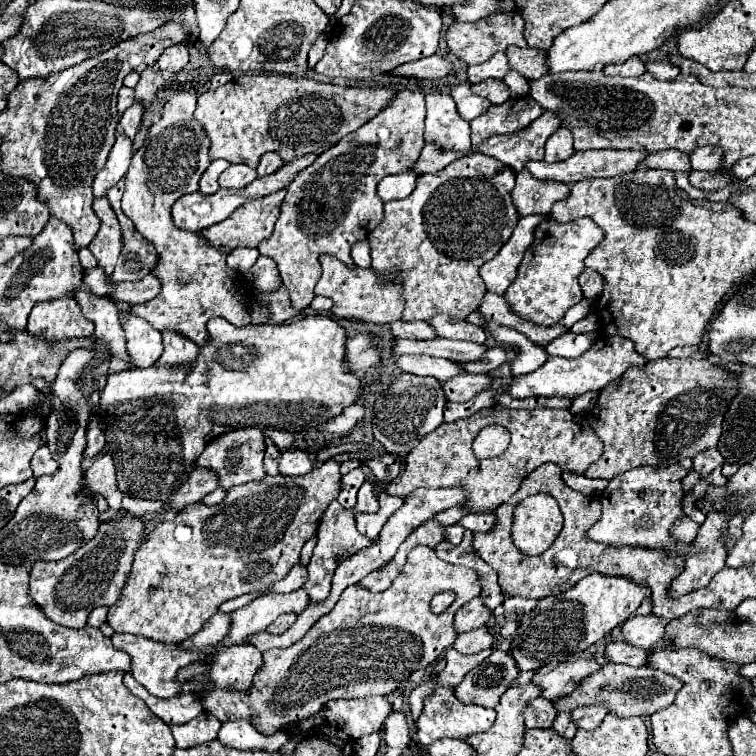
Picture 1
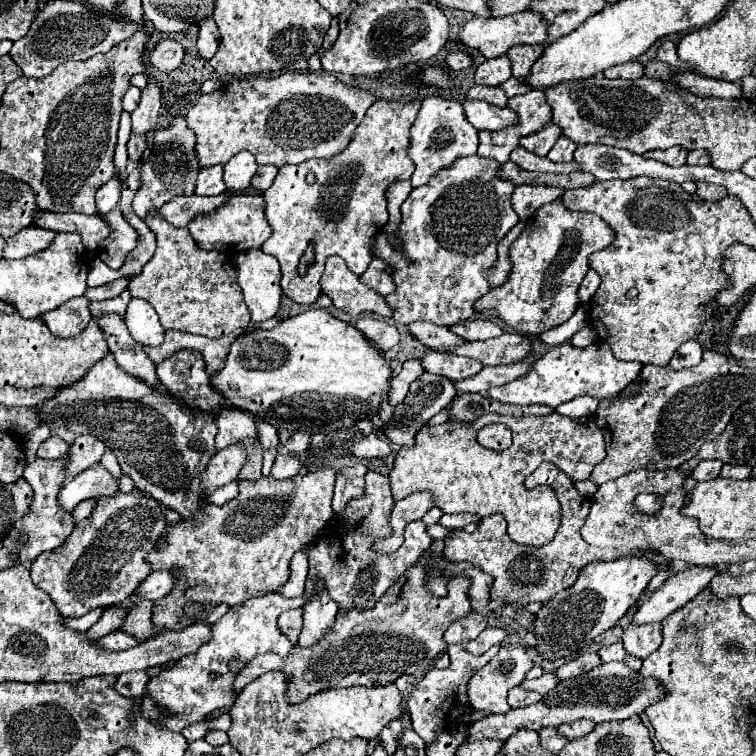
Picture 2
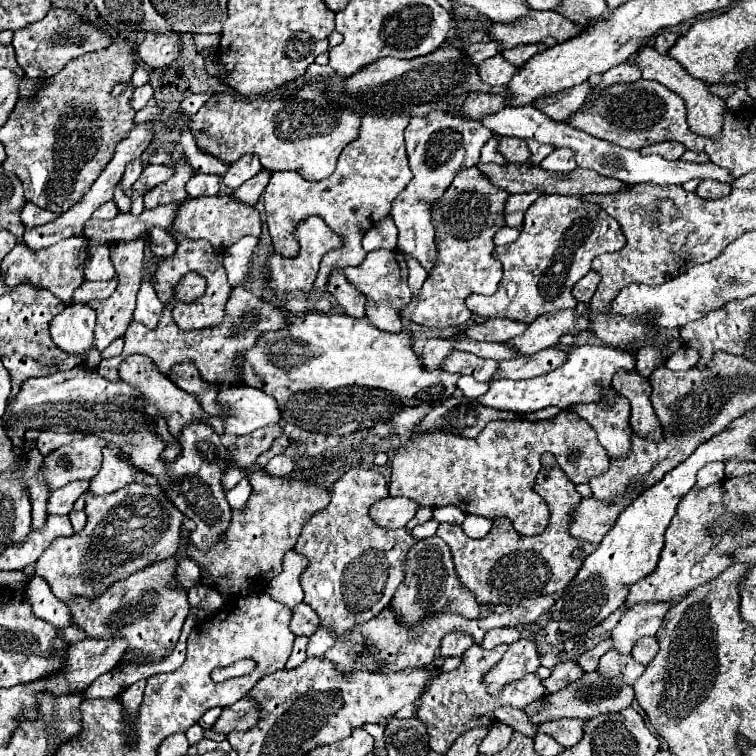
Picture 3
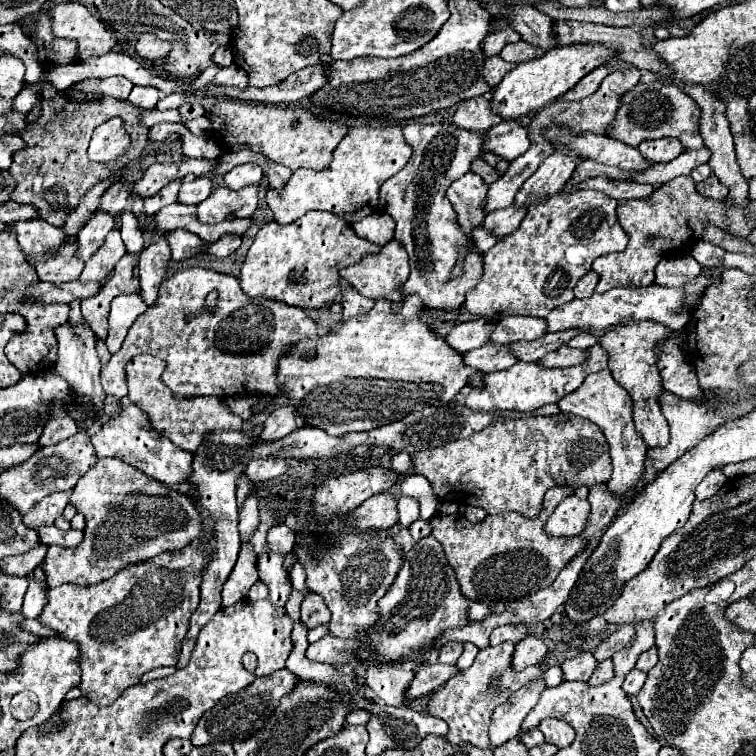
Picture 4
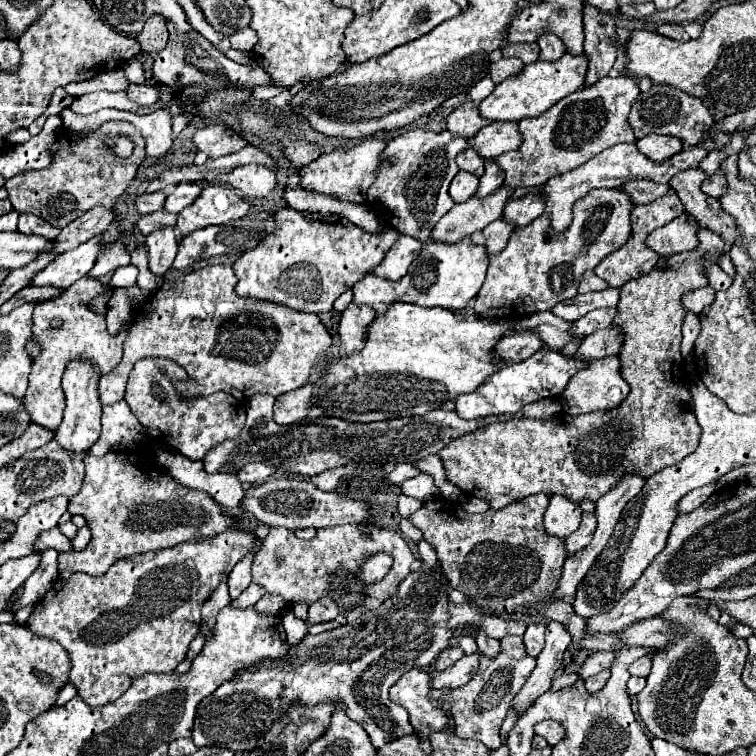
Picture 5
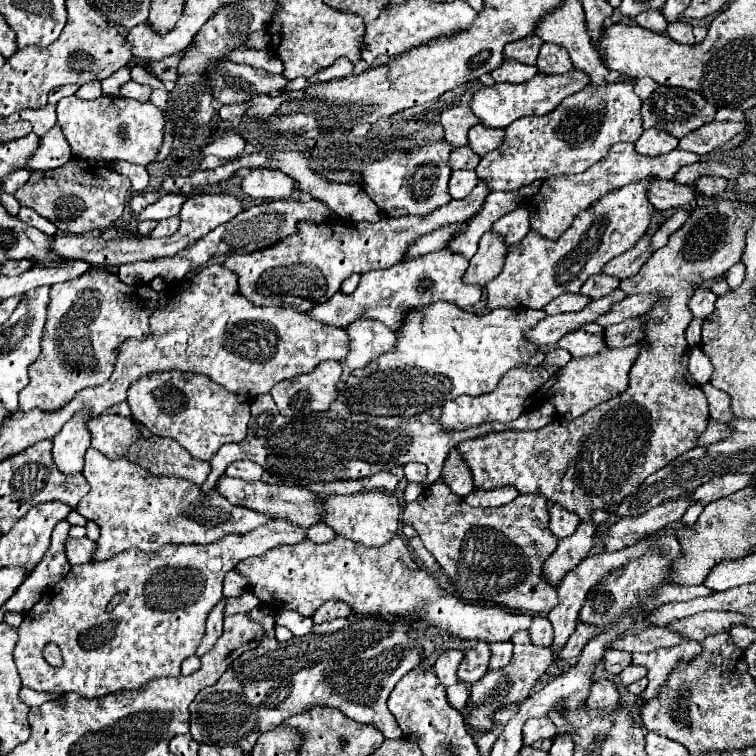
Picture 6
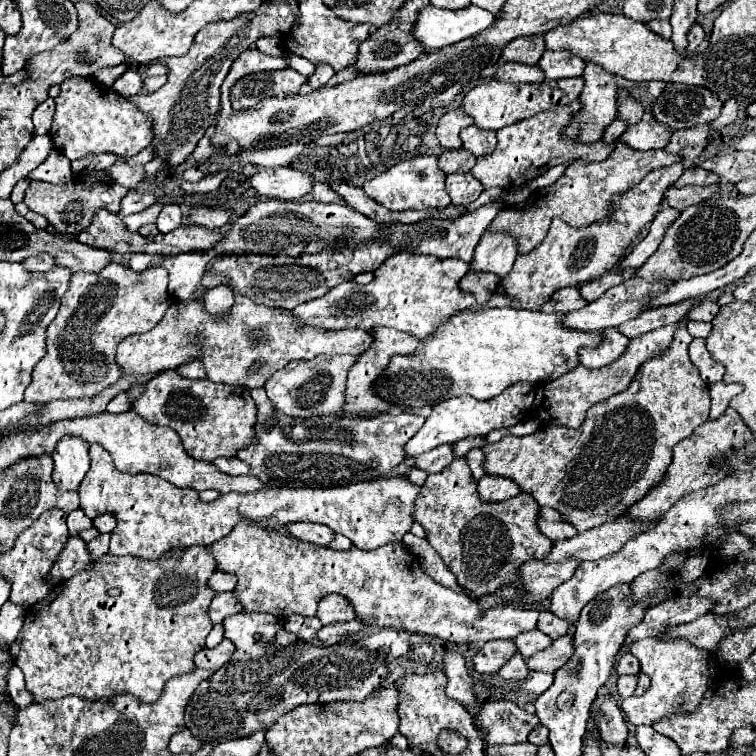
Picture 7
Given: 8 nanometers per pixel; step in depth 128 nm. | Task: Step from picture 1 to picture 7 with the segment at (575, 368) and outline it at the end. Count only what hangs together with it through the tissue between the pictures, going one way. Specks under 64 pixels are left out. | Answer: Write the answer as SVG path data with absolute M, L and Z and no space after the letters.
M510 384L500 396L492 398L492 400L474 400L472 396L458 396L458 398L450 398L440 402L438 406L434 406L432 414L426 418L424 426L418 430L418 434L406 444L406 454L410 460L414 460L414 456L428 452L436 446L442 444L452 444L456 440L462 440L466 436L486 436L490 430L496 428L510 428L514 424L518 424L520 420L524 420L528 408L531 408L535 391L532 384Z

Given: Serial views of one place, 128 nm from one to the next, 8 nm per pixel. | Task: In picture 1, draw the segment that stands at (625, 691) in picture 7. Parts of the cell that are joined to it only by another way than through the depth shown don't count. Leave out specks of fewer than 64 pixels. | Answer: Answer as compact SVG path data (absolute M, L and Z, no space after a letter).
M646 614L646 616L632 616L622 626L622 632L626 642L648 650L652 644L662 640L664 628L666 628L666 622L662 622L662 618L654 614Z

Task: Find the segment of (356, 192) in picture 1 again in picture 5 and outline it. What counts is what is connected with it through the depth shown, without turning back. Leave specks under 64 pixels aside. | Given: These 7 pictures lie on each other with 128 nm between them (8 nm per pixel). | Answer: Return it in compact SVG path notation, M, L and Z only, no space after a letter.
M364 140L352 148L336 148L328 154L322 154L312 164L304 166L300 170L300 188L308 192L318 192L330 198L338 198L352 204L364 204L366 192L376 180L376 170L382 166L382 162L392 162L392 158L384 158L382 152L386 148L386 140Z

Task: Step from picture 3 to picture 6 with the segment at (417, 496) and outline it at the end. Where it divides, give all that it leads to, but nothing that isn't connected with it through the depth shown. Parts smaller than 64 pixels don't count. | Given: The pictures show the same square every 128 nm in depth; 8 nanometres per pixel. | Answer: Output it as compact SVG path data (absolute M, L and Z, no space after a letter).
M708 200L706 204L702 204L702 206L698 206L696 210L692 210L690 220L688 220L678 232L674 232L674 234L670 236L670 242L668 242L664 248L656 250L656 252L652 254L652 258L640 268L640 272L638 272L636 276L624 278L624 280L620 282L620 290L624 290L626 296L632 296L632 294L650 294L650 292L652 292L652 294L658 294L656 304L644 314L644 324L646 324L646 328L644 328L644 330L646 330L646 336L644 336L644 340L642 340L644 346L642 346L642 350L640 350L636 362L634 362L632 368L630 368L630 384L628 384L628 390L626 390L624 394L620 394L620 396L616 396L616 398L612 398L612 400L600 404L600 406L594 406L594 408L588 410L584 416L580 416L580 418L576 418L576 420L572 420L572 422L568 422L568 420L554 420L554 422L550 422L548 426L544 426L544 428L540 428L540 430L506 430L506 432L496 432L496 434L492 432L492 434L488 434L488 436L478 436L478 438L460 442L460 444L456 446L456 450L460 452L462 460L468 464L468 468L470 468L470 472L472 472L474 488L478 488L478 490L494 490L494 488L502 488L502 486L512 486L512 488L518 490L518 494L542 494L542 496L546 496L550 502L558 502L558 504L562 504L564 508L568 508L570 512L578 514L580 520L584 522L584 520L590 520L590 512L592 512L594 508L606 508L606 506L610 506L610 504L614 504L614 502L624 500L626 496L634 494L634 492L638 490L638 486L640 486L650 474L654 474L656 470L664 468L666 464L670 464L670 462L672 462L674 458L678 458L680 454L692 450L692 448L696 446L700 434L702 434L704 428L708 426L708 402L706 402L706 398L704 398L700 386L696 384L696 380L692 380L692 374L688 372L688 360L686 360L686 348L688 348L688 344L686 344L686 338L684 338L684 332L686 332L686 328L688 328L688 324L690 324L690 320L692 320L692 312L690 312L690 308L688 308L688 300L694 296L694 290L696 290L704 280L716 278L716 276L724 274L730 266L734 266L736 262L740 262L740 256L742 256L742 252L744 252L744 236L746 236L746 230L748 230L748 224L750 224L752 216L754 216L754 212L748 210L746 204L742 204L742 202L736 204L736 202L732 202L732 200Z

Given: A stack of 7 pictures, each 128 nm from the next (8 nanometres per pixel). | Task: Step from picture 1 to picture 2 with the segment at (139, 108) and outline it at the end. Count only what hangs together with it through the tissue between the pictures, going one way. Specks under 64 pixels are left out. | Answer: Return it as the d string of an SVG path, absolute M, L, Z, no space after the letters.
M130 134L130 140L128 140L128 156L130 156L130 160L134 160L138 164L144 148L146 148L146 138Z

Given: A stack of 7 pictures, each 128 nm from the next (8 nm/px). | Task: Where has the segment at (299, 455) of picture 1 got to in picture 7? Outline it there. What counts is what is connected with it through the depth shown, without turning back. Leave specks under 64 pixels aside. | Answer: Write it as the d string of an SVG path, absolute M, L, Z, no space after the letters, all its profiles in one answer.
M218 458L218 460L214 460L214 466L216 466L220 472L230 474L230 476L244 476L244 474L250 474L248 464L244 464L244 462L238 460L238 458Z

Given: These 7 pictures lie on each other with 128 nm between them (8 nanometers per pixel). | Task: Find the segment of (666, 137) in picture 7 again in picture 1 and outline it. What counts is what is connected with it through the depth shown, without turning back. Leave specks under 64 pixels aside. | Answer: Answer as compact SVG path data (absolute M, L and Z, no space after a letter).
M660 150L652 152L644 160L646 168L660 168L660 170L670 170L670 172L690 172L690 156L680 152L680 150Z

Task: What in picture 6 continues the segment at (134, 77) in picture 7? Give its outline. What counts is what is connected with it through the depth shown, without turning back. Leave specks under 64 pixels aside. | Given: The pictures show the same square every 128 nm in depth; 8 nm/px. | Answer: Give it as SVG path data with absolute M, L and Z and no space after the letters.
M134 80L126 82L120 90L120 96L122 98L132 98L132 100L140 100L140 102L148 102L150 100L150 94L152 94L152 88L150 86L142 86Z

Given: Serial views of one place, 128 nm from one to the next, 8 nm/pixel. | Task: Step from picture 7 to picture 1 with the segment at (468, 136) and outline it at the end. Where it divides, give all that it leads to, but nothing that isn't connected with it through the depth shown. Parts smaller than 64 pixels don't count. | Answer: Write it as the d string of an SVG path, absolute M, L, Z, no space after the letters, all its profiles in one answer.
M586 150L586 152L576 152L568 160L556 162L556 164L548 164L544 160L540 162L532 160L530 164L526 164L526 168L532 172L534 178L540 178L540 180L556 180L564 184L570 184L570 182L574 184L584 178L610 178L622 172L632 172L644 162L648 154L650 152L644 152L644 150Z

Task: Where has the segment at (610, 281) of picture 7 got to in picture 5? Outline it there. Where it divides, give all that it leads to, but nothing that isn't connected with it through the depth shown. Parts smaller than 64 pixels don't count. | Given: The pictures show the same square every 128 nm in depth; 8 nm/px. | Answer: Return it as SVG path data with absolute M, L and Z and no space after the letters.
M584 272L578 292L586 294L586 292L594 292L594 290L604 290L604 288L608 288L608 284L602 278L598 278L594 272Z

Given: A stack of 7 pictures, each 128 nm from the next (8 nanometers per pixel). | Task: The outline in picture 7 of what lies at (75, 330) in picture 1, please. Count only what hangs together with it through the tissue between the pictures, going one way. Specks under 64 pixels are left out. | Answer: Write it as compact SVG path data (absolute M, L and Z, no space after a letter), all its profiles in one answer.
M64 436L56 444L52 452L52 460L54 460L52 480L56 482L58 488L76 490L80 486L82 478L90 468L88 448L90 444L78 436Z

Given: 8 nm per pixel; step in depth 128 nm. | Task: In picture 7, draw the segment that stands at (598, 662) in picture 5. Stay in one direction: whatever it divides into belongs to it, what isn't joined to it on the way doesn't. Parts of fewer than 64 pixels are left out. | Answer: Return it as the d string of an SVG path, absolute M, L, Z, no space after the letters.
M626 652L622 658L618 658L618 662L616 662L616 674L638 674L640 672L640 664L638 664L638 660L630 654L630 652Z

